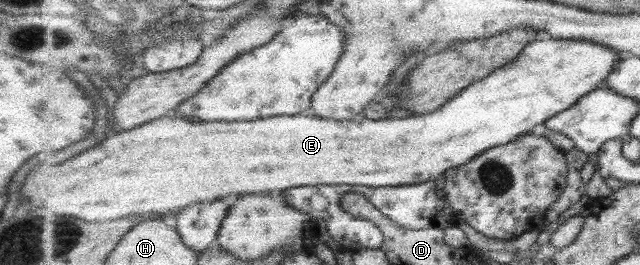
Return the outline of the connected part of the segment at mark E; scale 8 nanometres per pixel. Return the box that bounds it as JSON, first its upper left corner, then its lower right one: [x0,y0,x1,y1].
[16,37,624,221]

